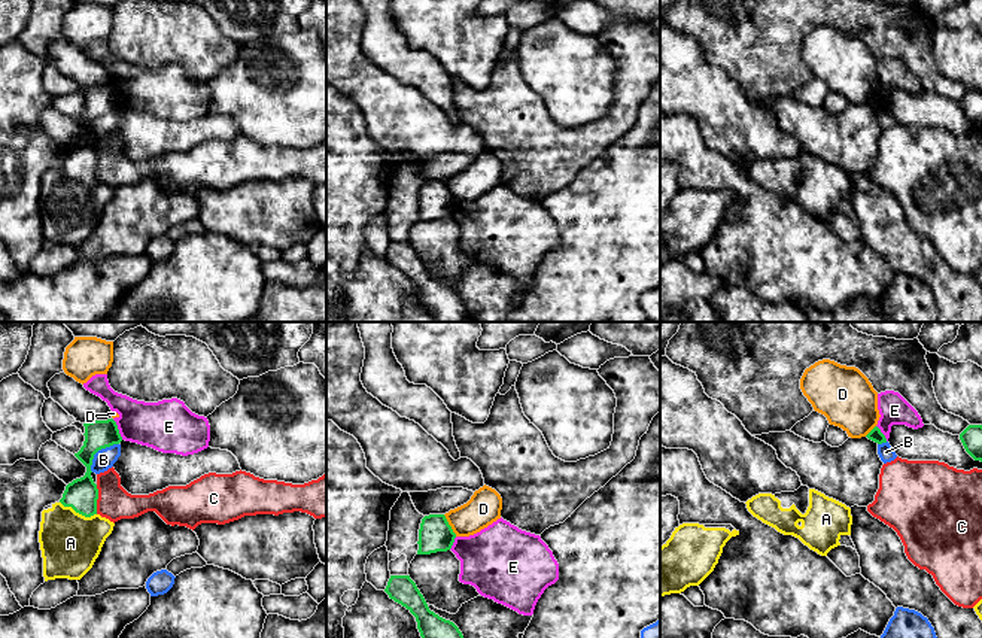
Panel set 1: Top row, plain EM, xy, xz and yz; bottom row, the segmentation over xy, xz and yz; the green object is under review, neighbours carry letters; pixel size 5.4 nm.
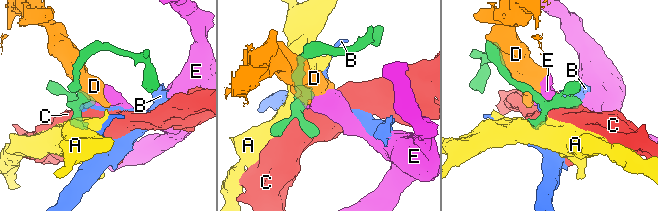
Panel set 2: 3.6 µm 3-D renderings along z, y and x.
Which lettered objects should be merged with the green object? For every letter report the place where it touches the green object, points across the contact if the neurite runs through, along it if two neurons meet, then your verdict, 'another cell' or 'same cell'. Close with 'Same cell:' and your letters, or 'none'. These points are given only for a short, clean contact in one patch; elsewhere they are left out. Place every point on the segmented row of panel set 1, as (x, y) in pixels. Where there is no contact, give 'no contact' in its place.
A: contact xy (78, 512); way xy (82, 494), (78, 512), (72, 525), (70, 543); same cell
B: contact xy (99, 449); border xy (118, 443), (102, 447), (94, 455), (90, 470); another cell
C: contact xy (97, 498); another cell
D: contact xz (449, 525); another cell
E: contact xy (118, 430); border xy (112, 419), (122, 438); another cell
Same cell: A

